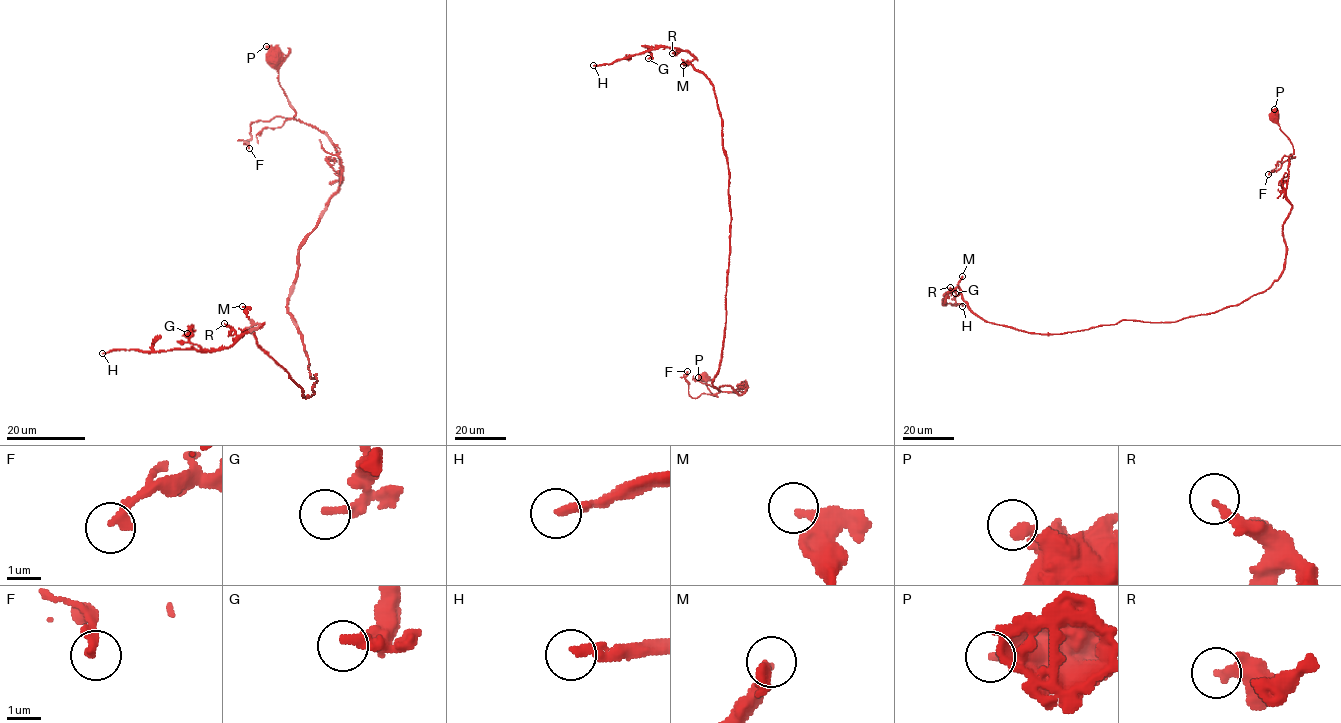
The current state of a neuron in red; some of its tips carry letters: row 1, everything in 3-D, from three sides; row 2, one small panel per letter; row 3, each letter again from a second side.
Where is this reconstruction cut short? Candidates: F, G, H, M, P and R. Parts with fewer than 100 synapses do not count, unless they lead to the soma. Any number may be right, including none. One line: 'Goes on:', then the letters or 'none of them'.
Goes on: H

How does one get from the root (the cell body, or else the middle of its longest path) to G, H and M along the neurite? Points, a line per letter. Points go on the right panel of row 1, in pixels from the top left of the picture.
G: (1161, 322), (1121, 320), (1060, 333), (1028, 333), (979, 318), (957, 287), (943, 304), (948, 292), (955, 293)
H: (1161, 322), (1121, 320), (1060, 333), (1028, 333), (986, 322), (959, 288), (952, 289), (943, 304), (962, 306)
M: (1161, 322), (1121, 320), (1060, 333), (1028, 333), (979, 318), (963, 299), (959, 285), (962, 276)

